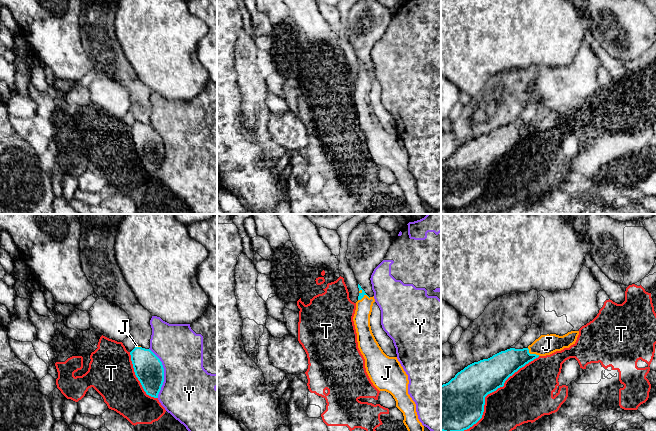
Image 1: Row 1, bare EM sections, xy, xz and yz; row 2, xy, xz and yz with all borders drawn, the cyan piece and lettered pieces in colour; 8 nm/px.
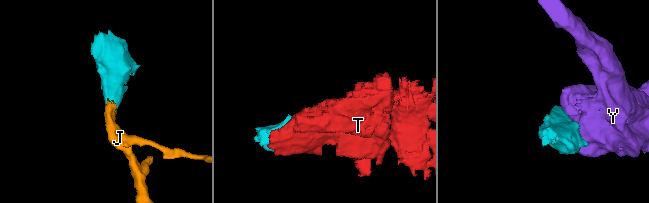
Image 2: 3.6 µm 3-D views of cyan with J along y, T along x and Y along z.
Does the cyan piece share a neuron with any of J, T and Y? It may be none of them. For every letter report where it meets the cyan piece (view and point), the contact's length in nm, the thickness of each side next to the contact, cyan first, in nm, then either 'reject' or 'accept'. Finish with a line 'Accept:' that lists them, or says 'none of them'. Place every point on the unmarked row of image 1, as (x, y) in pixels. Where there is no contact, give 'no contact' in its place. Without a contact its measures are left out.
J: contact yz (532, 130); length 120 nm; calibres 220 and 160 nm; accept
T: contact yz (486, 171); length 950 nm; calibres 400 and 340 nm; reject
Y: contact xy (163, 149); length 400 nm; calibres 240 and 440 nm; reject
Accept: J

